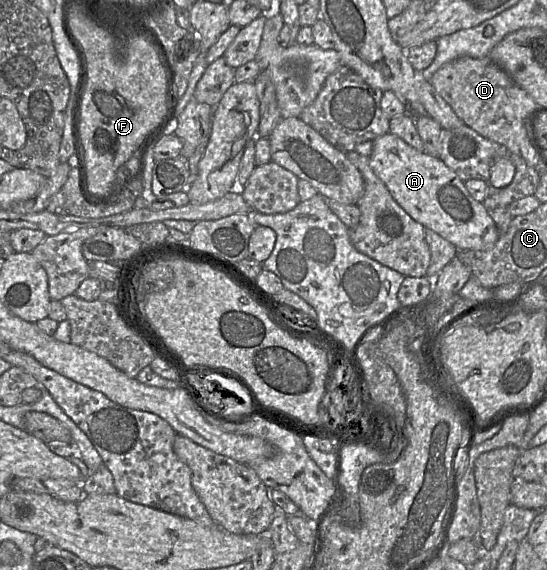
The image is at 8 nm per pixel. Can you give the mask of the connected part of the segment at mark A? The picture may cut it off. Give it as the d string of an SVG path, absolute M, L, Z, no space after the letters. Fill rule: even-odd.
M389 132L372 141L369 162L375 175L413 220L452 243L459 251L484 250L496 243L500 232L484 205L469 194L464 182L440 158L416 150Z

